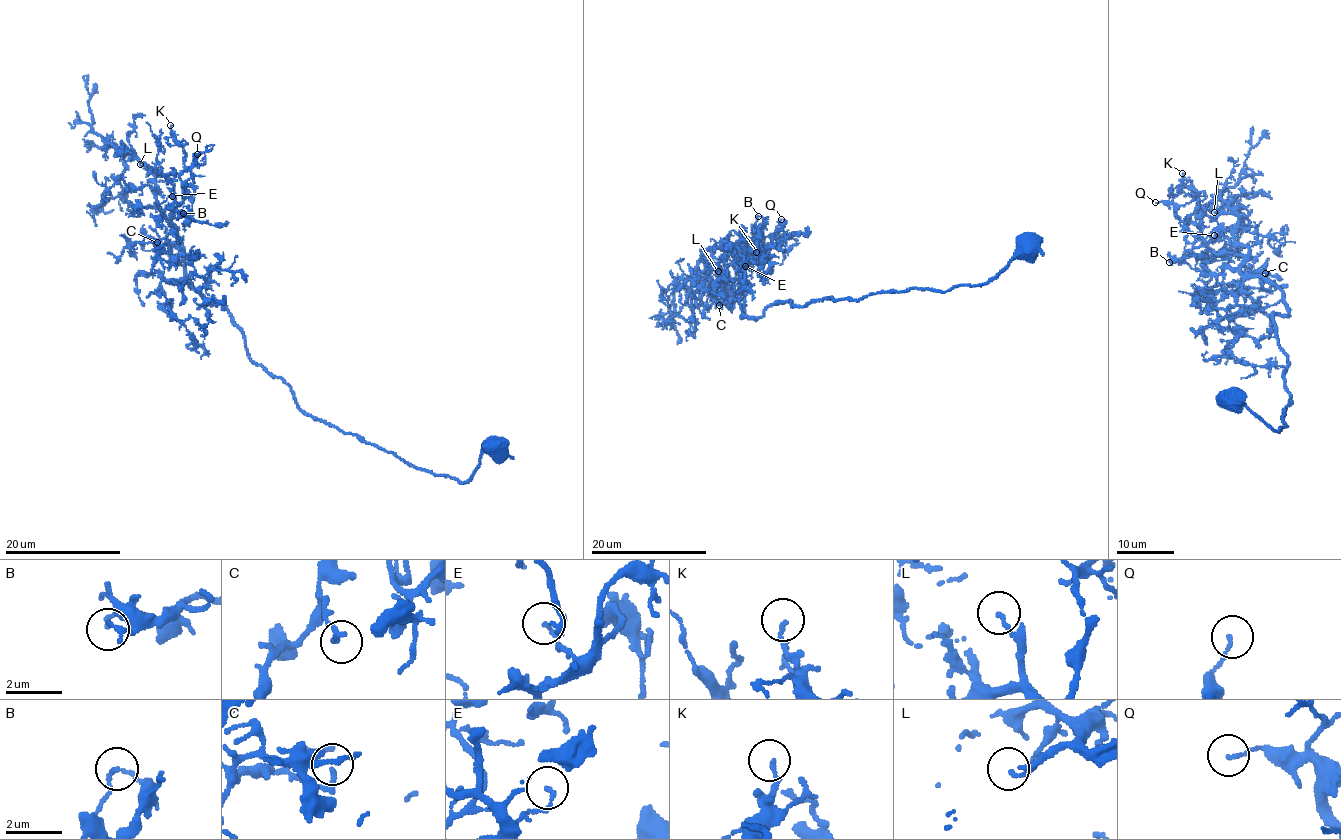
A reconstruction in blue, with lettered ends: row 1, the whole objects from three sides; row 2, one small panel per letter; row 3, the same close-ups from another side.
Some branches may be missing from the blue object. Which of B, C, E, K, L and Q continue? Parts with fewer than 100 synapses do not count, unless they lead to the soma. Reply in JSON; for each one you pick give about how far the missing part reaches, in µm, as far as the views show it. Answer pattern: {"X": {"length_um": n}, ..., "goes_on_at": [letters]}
{"L": {"length_um": 30}, "goes_on_at": ["L"]}

